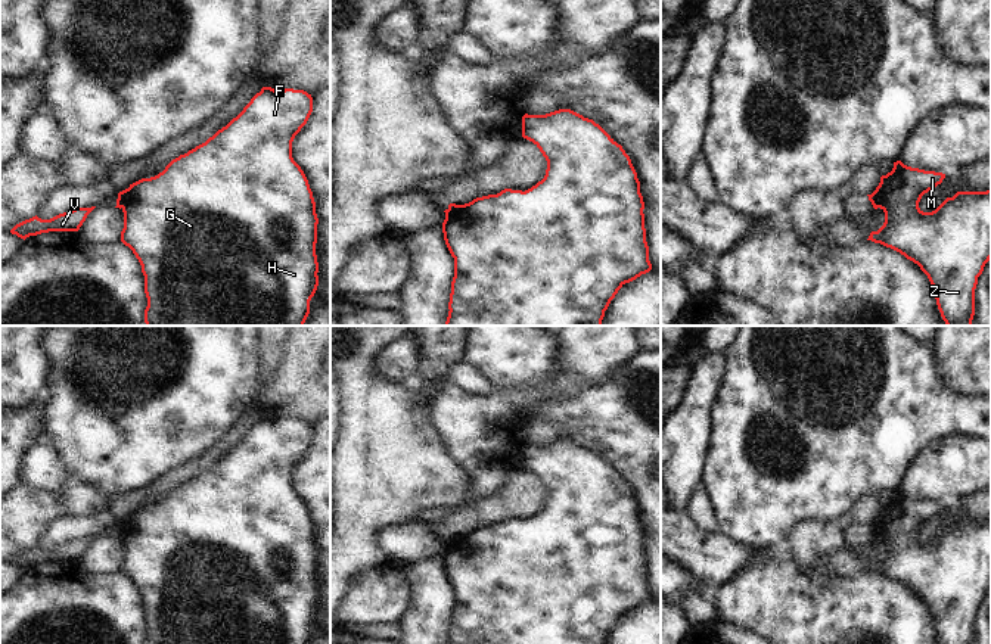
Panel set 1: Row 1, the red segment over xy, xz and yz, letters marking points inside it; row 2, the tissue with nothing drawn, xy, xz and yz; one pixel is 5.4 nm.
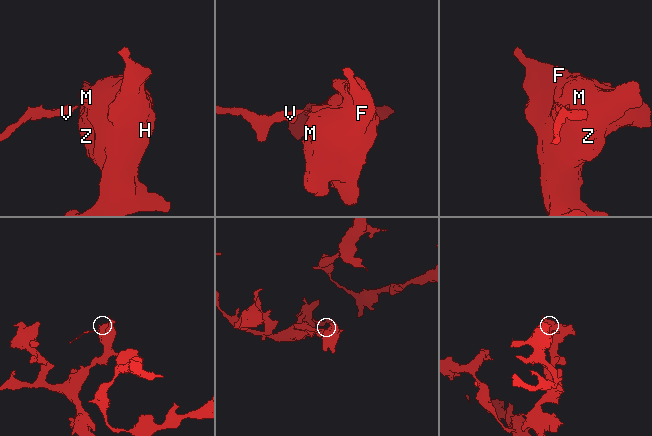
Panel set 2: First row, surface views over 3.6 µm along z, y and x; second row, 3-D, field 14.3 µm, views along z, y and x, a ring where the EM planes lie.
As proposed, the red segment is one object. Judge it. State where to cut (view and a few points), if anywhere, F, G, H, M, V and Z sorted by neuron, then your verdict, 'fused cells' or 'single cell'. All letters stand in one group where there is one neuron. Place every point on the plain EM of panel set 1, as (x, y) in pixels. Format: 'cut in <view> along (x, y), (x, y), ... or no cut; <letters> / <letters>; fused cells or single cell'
cut in yz along (870, 525), (875, 537); F G H M Z / V; fused cells

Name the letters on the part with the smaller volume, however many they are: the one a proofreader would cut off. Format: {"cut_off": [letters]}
{"cut_off": ["V"]}

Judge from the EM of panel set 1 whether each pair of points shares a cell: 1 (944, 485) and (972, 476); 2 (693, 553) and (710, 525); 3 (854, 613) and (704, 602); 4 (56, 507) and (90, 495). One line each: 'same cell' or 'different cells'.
1: same cell
2: different cells
3: different cells
4: same cell

